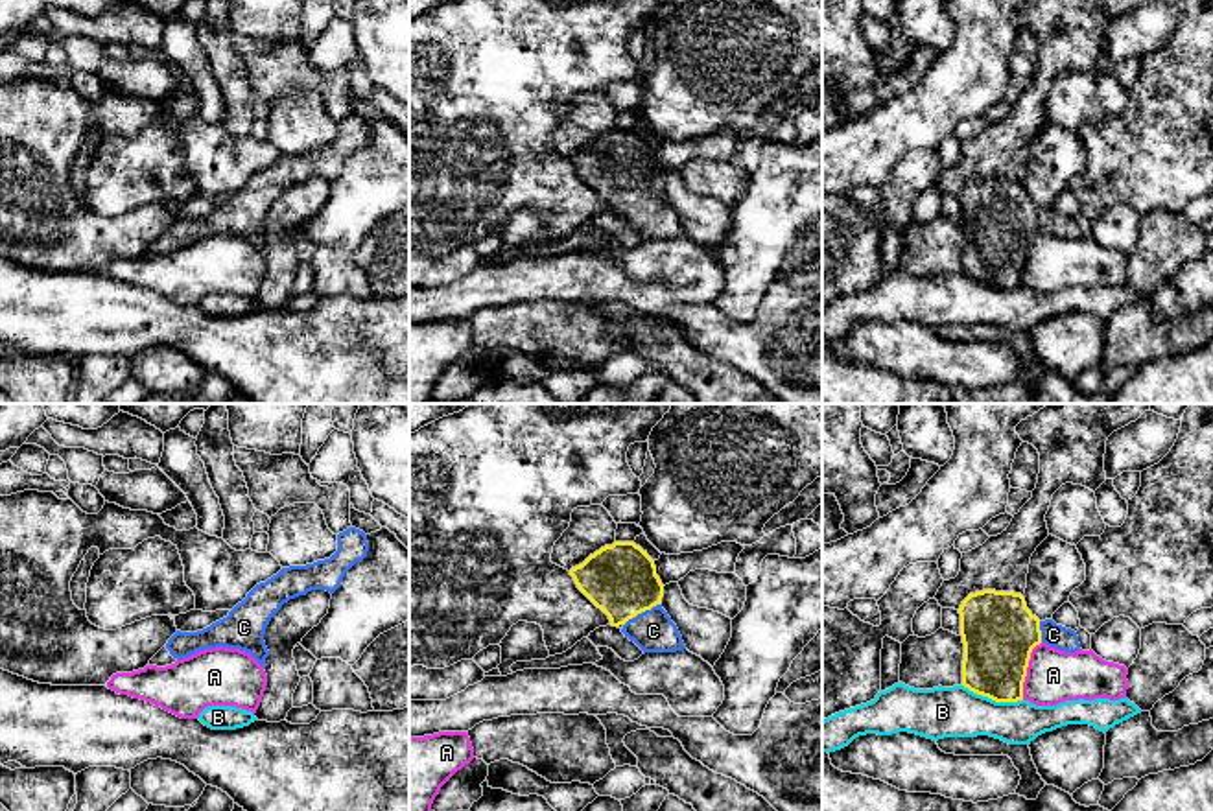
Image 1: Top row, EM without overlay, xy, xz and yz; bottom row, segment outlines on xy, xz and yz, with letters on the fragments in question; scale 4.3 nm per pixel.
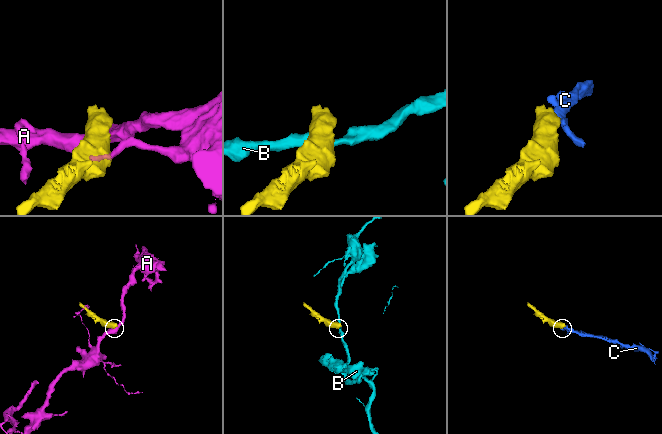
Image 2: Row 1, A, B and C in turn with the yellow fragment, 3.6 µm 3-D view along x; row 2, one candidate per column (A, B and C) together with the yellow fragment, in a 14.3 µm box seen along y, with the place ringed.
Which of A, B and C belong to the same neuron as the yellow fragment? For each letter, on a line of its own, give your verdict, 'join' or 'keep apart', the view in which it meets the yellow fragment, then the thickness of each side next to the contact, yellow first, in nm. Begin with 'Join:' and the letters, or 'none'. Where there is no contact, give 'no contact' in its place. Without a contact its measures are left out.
Join: C
A: keep apart; contact in yz; calibres 320 and 240 nm
B: keep apart; contact in yz; calibres 300 and 220 nm
C: join; contact in xz; calibres 320 and 190 nm

